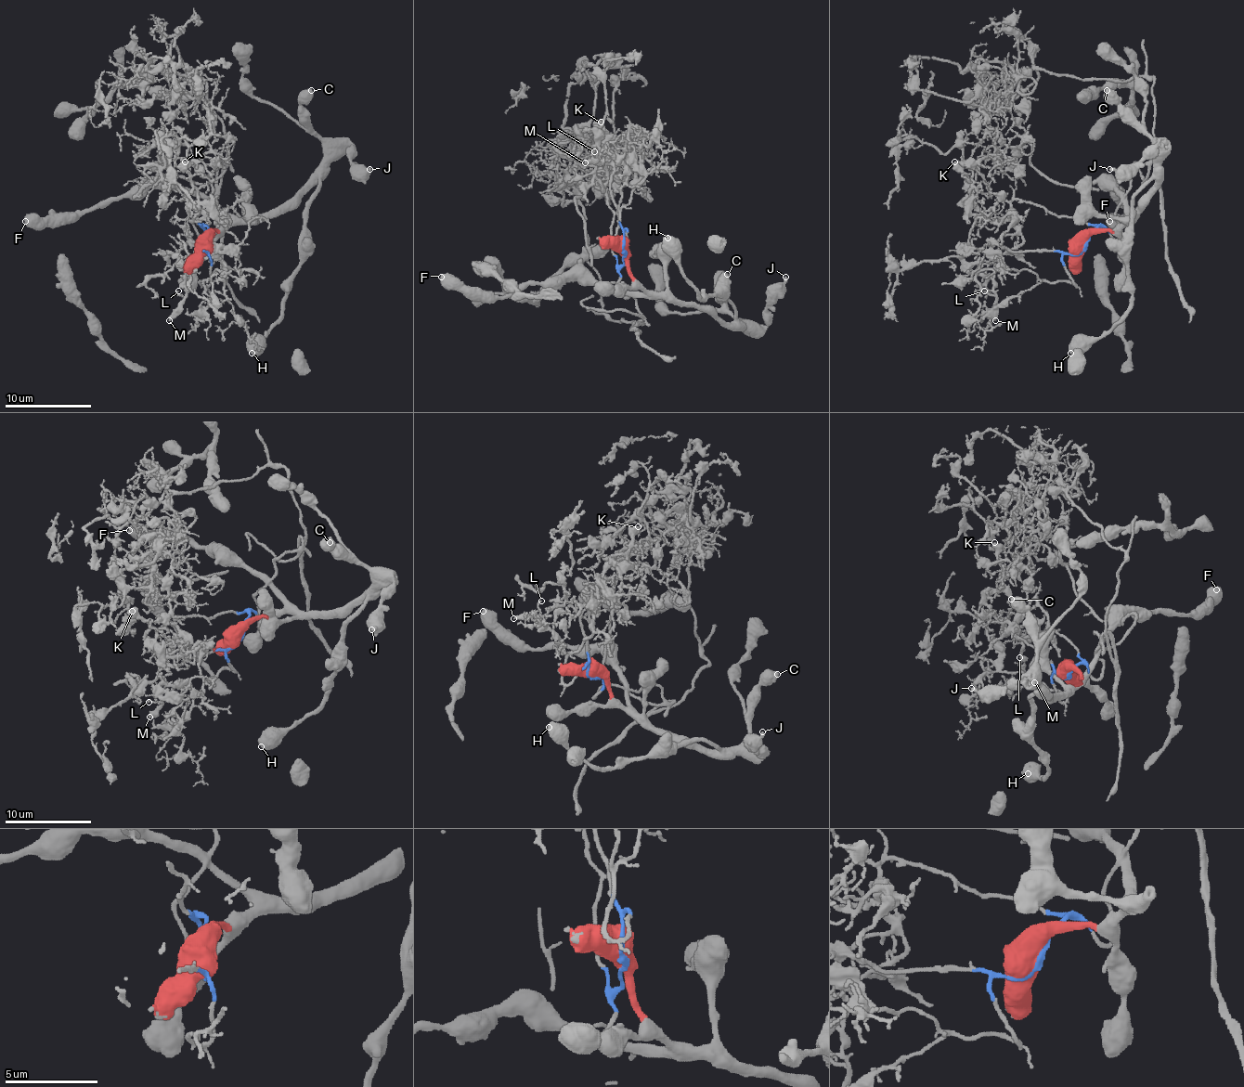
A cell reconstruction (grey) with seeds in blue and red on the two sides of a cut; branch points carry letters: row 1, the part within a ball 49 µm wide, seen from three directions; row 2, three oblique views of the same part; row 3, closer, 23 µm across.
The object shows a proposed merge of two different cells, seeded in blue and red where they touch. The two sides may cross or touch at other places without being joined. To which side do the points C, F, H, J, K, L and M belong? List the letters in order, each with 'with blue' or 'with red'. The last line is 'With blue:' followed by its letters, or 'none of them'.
C: with red
F: with red
H: with red
J: with red
K: with blue
L: with blue
M: with blue
With blue: K, L, M

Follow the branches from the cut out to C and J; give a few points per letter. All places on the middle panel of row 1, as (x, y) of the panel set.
C: (624, 252), (628, 271), (648, 291), (704, 306), (725, 323), (741, 321), (717, 289), (728, 274)
J: (624, 252), (628, 271), (648, 291), (706, 306), (732, 328), (764, 328), (771, 293), (785, 276)

